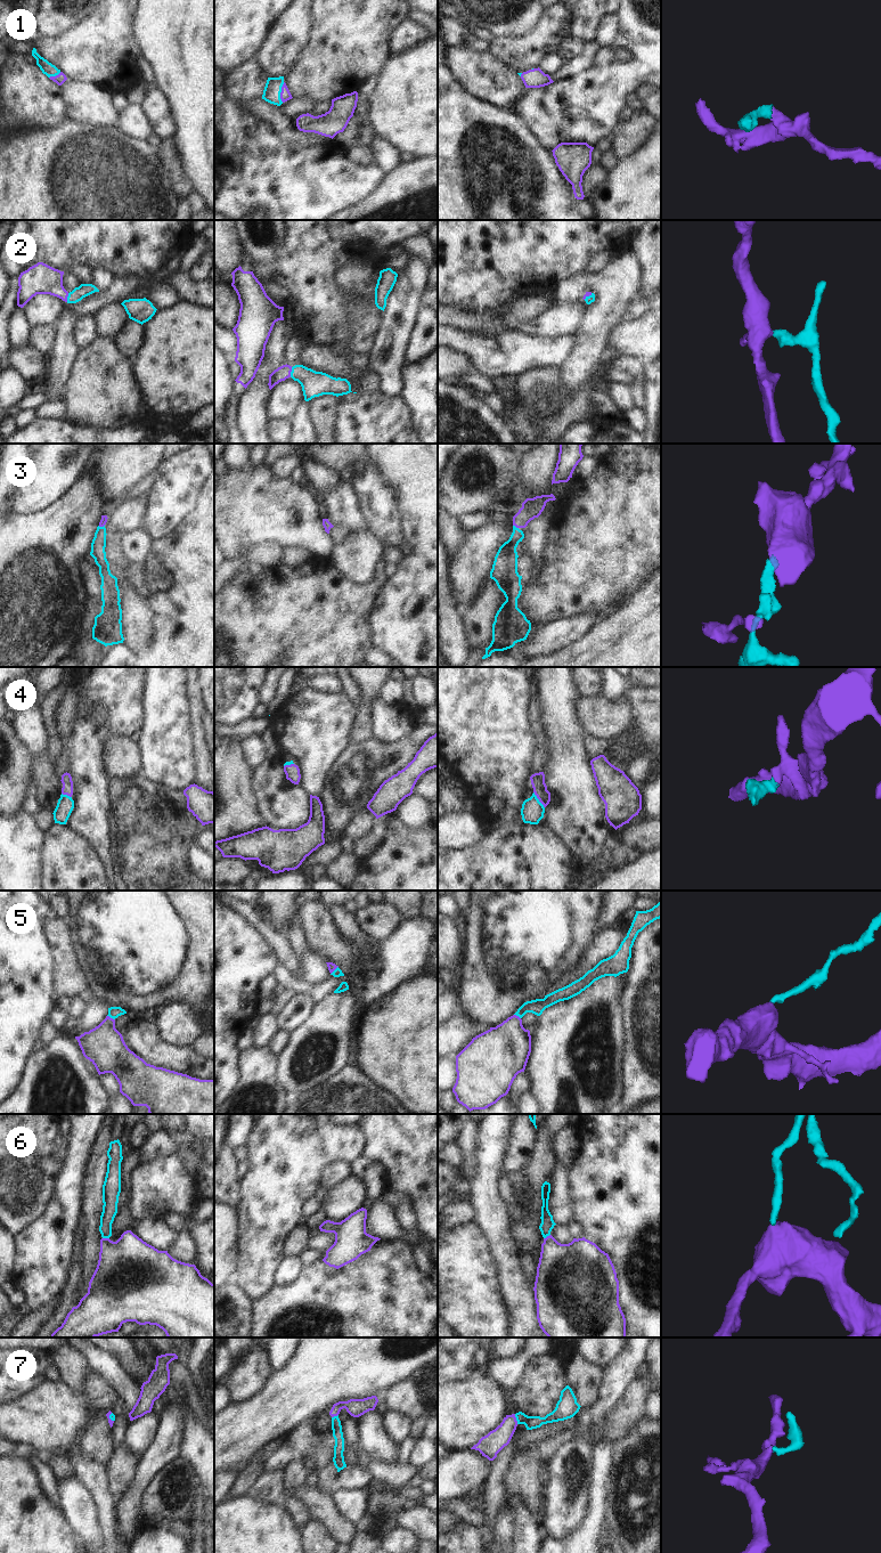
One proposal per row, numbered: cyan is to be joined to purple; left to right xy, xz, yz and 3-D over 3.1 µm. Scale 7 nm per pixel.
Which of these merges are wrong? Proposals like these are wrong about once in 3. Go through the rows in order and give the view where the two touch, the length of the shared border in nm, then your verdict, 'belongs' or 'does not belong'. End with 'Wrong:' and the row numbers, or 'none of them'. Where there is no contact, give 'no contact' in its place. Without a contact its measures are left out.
1: meets purple in xz; contact 140 nm long; belongs
2: meets purple in xz; contact 70 nm long; belongs
3: meets purple in yz; contact 50 nm long; belongs
4: meets purple in yz; contact 140 nm long; belongs
5: meets purple in xy; contact 70 nm long; belongs
6: meets purple in xy; contact 50 nm long; belongs
7: meets purple in yz; contact 80 nm long; belongs
Wrong: none of them

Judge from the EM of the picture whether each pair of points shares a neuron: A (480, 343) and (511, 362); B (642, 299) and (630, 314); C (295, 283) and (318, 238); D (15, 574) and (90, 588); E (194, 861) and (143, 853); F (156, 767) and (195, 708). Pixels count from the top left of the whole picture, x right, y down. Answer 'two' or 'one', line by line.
A: one
B: one
C: one
D: two
E: two
F: two

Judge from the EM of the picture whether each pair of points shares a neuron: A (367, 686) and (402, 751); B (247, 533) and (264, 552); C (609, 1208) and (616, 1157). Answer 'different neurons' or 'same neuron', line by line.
A: different neurons
B: different neurons
C: same neuron

